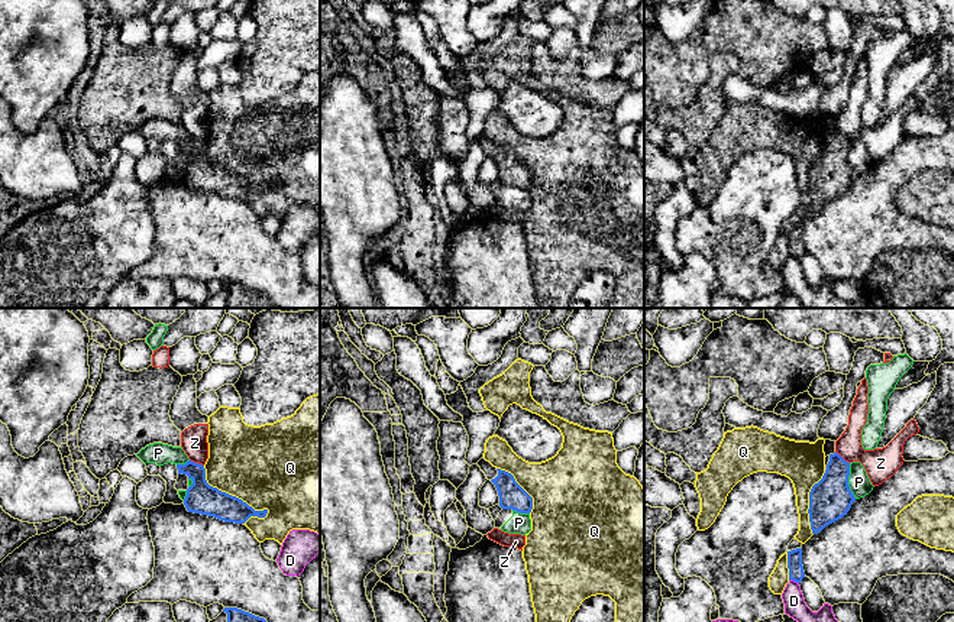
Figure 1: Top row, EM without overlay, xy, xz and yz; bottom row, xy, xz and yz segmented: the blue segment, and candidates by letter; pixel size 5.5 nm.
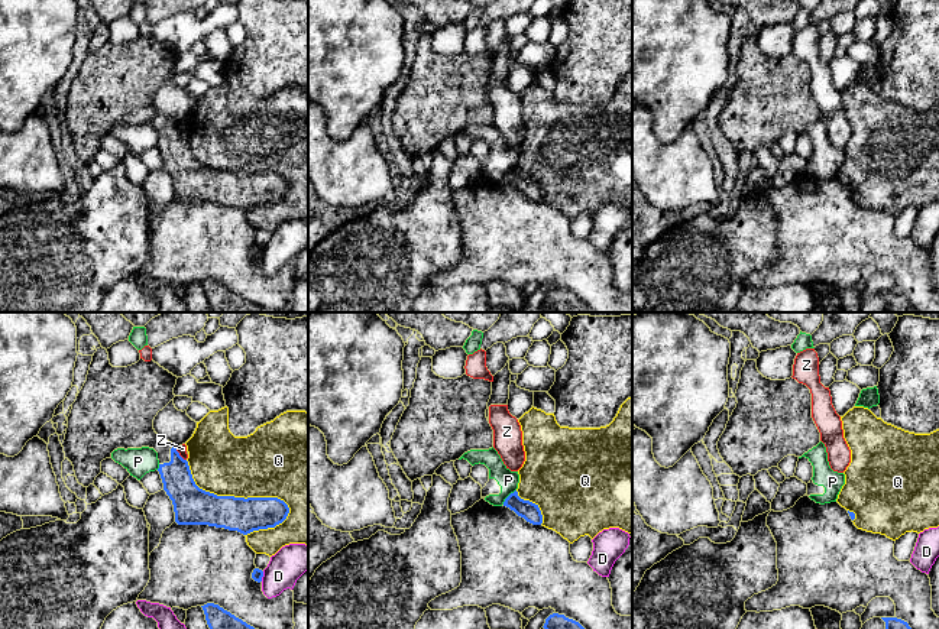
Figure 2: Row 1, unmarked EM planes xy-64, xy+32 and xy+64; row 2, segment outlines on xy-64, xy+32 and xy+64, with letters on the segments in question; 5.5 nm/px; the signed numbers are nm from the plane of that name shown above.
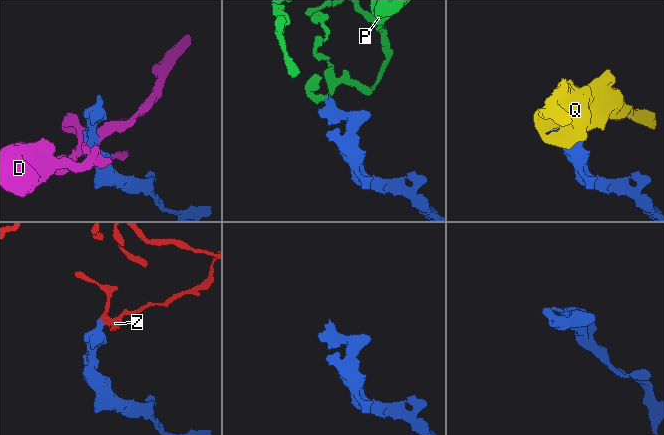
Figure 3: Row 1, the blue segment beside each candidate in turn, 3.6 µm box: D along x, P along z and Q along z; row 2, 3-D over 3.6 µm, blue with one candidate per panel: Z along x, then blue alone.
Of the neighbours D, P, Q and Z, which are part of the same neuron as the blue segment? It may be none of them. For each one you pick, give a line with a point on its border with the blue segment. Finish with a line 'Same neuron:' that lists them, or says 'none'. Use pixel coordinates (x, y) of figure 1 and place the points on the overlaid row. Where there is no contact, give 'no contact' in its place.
Same neuron: none

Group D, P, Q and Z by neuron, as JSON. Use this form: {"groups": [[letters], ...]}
{"groups": [["D"], ["P"], ["Q"], ["Z"]]}

